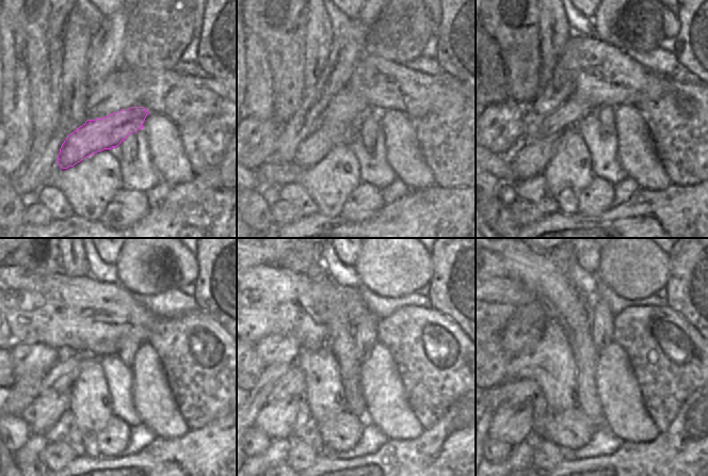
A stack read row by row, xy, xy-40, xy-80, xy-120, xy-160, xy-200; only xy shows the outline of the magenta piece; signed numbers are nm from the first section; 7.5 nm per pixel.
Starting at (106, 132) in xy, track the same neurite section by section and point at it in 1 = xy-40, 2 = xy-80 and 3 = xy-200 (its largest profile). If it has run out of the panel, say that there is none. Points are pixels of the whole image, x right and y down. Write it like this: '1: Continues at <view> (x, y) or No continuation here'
1: Continues at xy-40 (316, 145)
2: Continues at xy-80 (531, 160)
3: Continues at xy-200 (514, 425).

